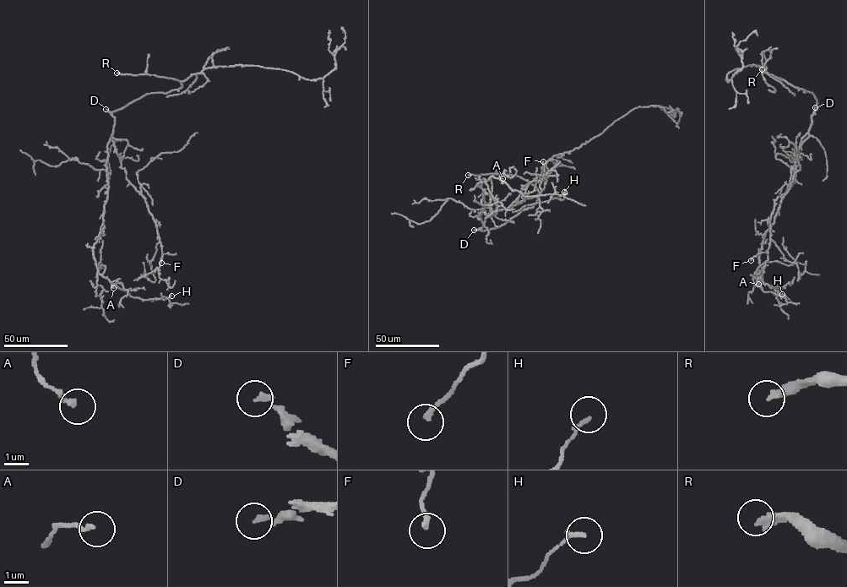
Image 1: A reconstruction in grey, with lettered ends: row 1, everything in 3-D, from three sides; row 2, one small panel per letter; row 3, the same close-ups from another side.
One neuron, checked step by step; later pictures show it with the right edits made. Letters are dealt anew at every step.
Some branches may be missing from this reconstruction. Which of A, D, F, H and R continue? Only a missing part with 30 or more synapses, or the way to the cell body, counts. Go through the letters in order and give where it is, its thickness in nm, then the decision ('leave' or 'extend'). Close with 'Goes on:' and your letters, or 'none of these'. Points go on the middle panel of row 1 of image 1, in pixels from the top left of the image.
A: place (502, 178); calibre 180 nm; leave
D: place (474, 230); calibre 200 nm; extend
F: place (543, 161); calibre 200 nm; leave
H: place (564, 192); calibre 180 nm; leave
R: place (468, 175); calibre 340 nm; extend
Goes on: D, R

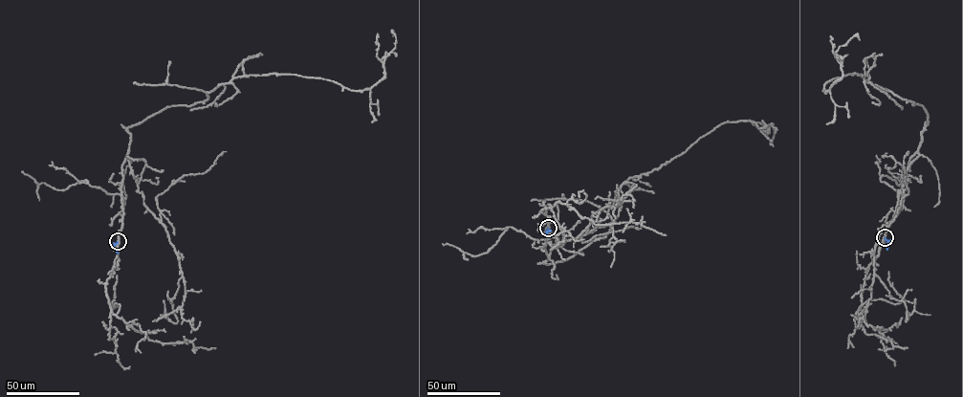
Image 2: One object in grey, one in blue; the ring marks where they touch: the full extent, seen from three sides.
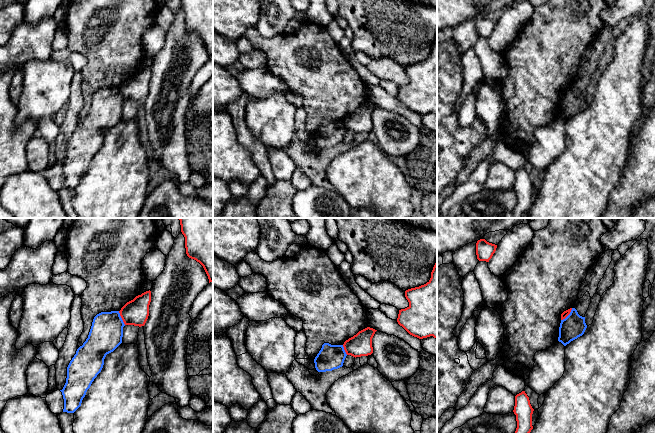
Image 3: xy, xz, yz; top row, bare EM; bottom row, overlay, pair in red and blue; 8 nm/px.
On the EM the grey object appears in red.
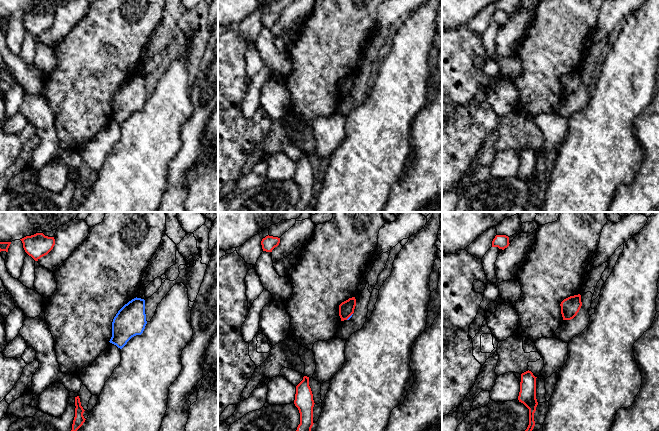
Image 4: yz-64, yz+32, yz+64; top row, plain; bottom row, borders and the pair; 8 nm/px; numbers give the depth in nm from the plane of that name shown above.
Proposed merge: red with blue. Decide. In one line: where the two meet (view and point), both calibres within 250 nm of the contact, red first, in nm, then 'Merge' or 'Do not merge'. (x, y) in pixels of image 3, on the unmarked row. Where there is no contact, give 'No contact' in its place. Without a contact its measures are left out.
Touches red at yz (567, 91). Thickness 50 nm (red) against 190 nm. Do not merge

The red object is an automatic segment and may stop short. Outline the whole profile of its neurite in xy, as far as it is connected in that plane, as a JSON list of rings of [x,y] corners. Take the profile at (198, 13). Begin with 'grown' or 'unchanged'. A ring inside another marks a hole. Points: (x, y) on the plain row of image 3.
unchanged; [[[180,0],[186,30],[199,38],[213,58],[213,0]]]

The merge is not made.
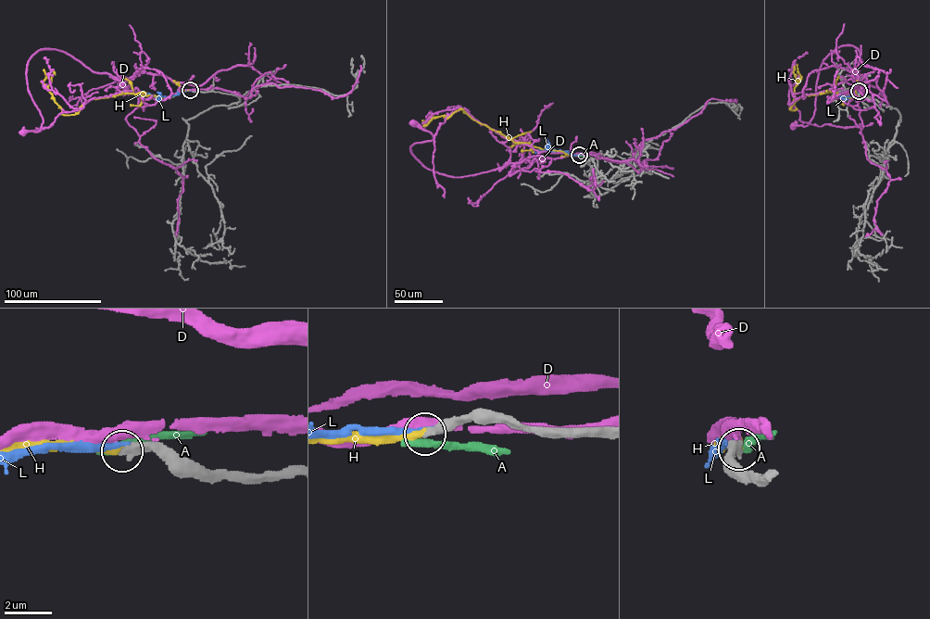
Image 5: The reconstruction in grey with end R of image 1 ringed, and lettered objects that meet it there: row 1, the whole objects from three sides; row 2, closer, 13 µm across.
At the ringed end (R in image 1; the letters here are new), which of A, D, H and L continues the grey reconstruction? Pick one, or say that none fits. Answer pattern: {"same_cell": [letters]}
{"same_cell": ["H"]}

